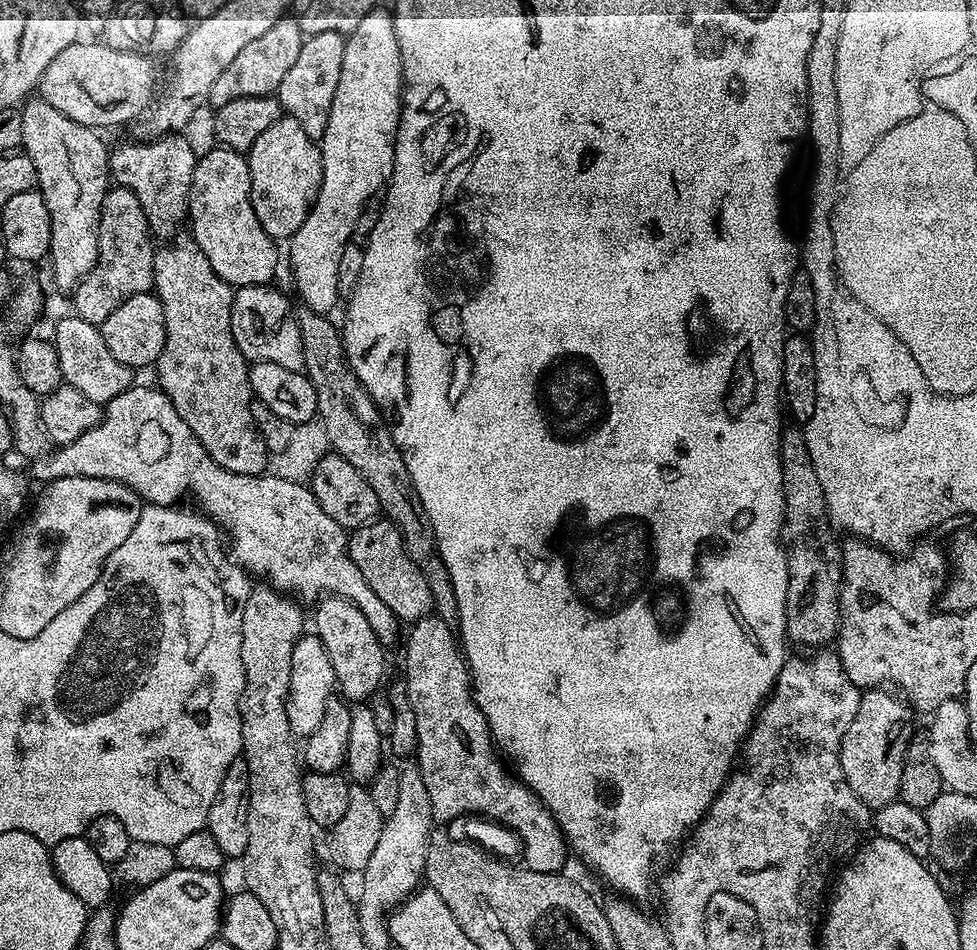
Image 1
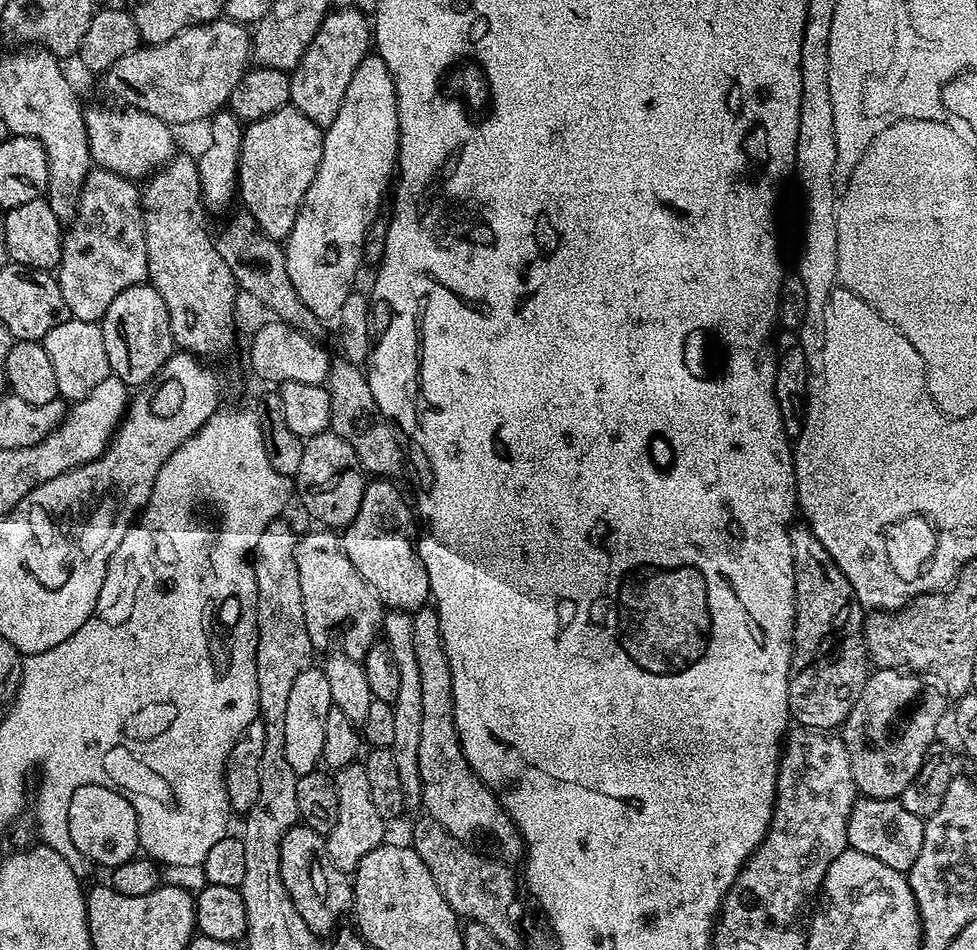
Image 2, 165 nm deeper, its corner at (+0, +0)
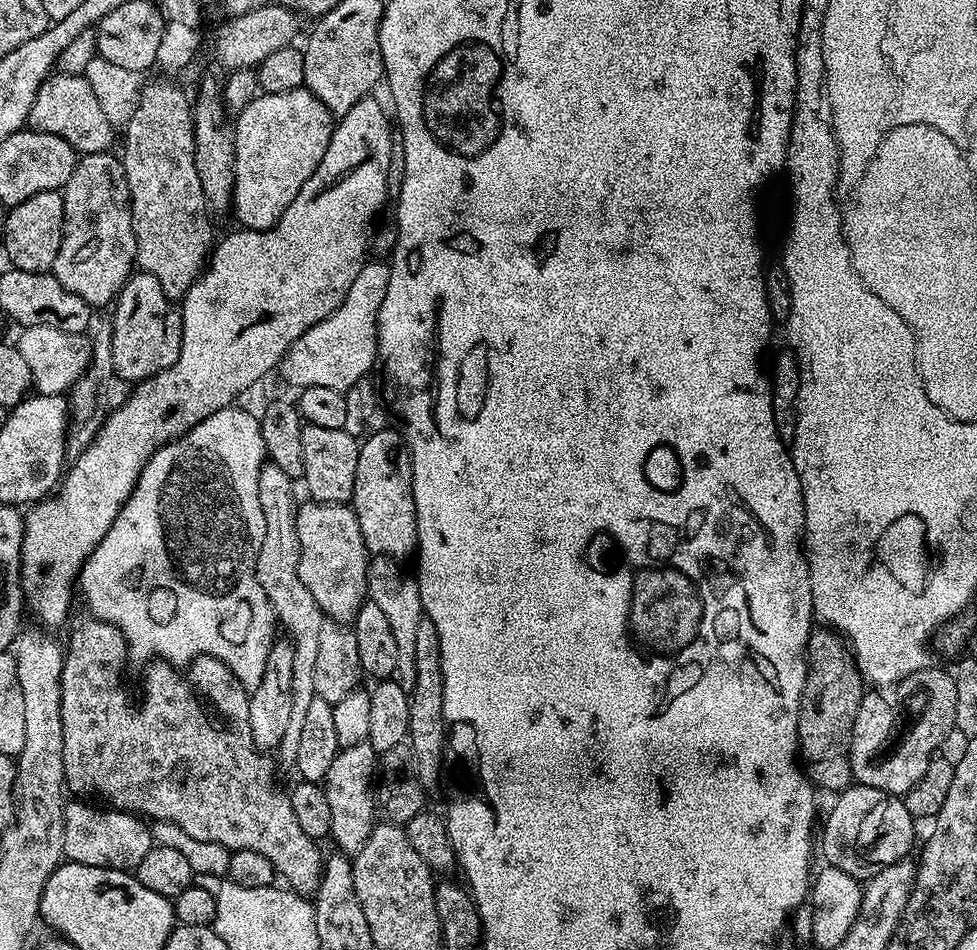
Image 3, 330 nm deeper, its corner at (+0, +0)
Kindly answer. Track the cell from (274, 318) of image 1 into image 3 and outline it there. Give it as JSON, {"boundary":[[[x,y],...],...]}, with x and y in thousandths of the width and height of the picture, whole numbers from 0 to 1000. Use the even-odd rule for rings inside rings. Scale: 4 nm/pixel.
{"boundary":[[[378,273],[366,284],[366,293],[362,293],[358,305],[354,309],[352,319],[342,326],[330,339],[317,343],[309,356],[305,356],[297,364],[295,372],[287,378],[285,388],[286,395],[291,395],[295,404],[300,404],[303,411],[310,411],[317,406],[335,406],[338,411],[346,411],[353,414],[356,408],[362,406],[368,399],[378,395],[381,386],[386,386],[387,372],[385,361],[387,360],[387,326],[391,326],[391,314],[395,314],[395,301],[399,301],[399,281],[392,273]]]}

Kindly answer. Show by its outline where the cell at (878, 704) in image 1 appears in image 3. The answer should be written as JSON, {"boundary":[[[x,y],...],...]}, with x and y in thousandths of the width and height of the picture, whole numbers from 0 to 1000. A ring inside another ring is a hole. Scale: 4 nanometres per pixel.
{"boundary":[[[961,701],[945,703],[928,712],[916,728],[917,734],[908,737],[904,727],[885,727],[874,756],[868,797],[875,824],[895,827],[895,832],[907,832],[912,838],[924,839],[937,827],[940,819],[948,815],[948,806],[952,806],[959,795],[958,786],[970,774],[975,774],[979,764],[979,713],[973,706],[965,707]]]}

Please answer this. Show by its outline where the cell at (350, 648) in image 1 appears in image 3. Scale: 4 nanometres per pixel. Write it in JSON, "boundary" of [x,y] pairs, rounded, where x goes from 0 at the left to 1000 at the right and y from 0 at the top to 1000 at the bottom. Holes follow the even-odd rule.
{"boundary":[[[308,529],[303,537],[305,549],[305,608],[321,625],[328,643],[340,655],[360,655],[377,625],[379,582],[373,574],[371,554],[356,531]]]}

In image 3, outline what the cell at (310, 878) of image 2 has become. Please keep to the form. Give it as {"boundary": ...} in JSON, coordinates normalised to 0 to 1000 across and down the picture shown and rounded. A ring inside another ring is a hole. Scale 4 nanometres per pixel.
{"boundary":[[[89,652],[75,663],[74,675],[68,678],[66,704],[61,711],[63,768],[66,769],[66,823],[69,833],[78,840],[97,840],[99,843],[110,844],[114,849],[121,851],[125,855],[146,857],[148,860],[157,859],[157,864],[181,867],[186,874],[190,874],[190,878],[194,878],[200,884],[208,885],[209,888],[226,888],[228,893],[234,895],[243,893],[264,895],[264,899],[272,899],[272,903],[276,903],[279,915],[286,921],[288,918],[295,925],[293,931],[298,938],[306,939],[312,945],[322,944],[330,924],[333,902],[328,901],[329,889],[319,884],[317,878],[310,876],[309,869],[305,869],[305,861],[301,861],[301,848],[297,848],[295,843],[296,835],[290,834],[282,826],[284,801],[279,797],[278,801],[273,791],[263,787],[260,773],[256,773],[255,725],[249,724],[242,711],[218,691],[199,693],[187,705],[173,699],[171,695],[160,693],[150,700],[153,703],[147,712],[147,729],[143,733],[143,742],[138,745],[134,735],[131,734],[130,726],[127,725],[127,698],[132,698],[133,695],[131,677],[127,675],[126,667],[117,658],[110,657],[107,653]]]}

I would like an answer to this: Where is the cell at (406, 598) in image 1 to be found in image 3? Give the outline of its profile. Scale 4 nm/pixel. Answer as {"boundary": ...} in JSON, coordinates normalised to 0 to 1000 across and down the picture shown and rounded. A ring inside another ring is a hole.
{"boundary":[[[389,451],[382,459],[372,460],[358,534],[366,545],[366,554],[371,554],[373,574],[382,586],[395,585],[398,589],[414,592],[417,585],[427,584],[423,507],[418,464],[406,452],[404,455],[401,451]]]}

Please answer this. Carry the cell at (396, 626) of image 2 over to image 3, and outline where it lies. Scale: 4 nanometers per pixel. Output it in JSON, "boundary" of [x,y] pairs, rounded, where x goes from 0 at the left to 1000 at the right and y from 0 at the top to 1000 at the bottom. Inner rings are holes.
{"boundary":[[[395,585],[384,586],[377,595],[377,625],[376,631],[387,636],[388,641],[395,646],[399,655],[400,666],[403,667],[407,683],[407,699],[404,711],[409,717],[411,726],[422,729],[426,713],[426,694],[424,693],[424,676],[428,667],[428,655],[436,649],[432,638],[430,618],[426,616],[425,605],[412,602],[410,595]]]}

